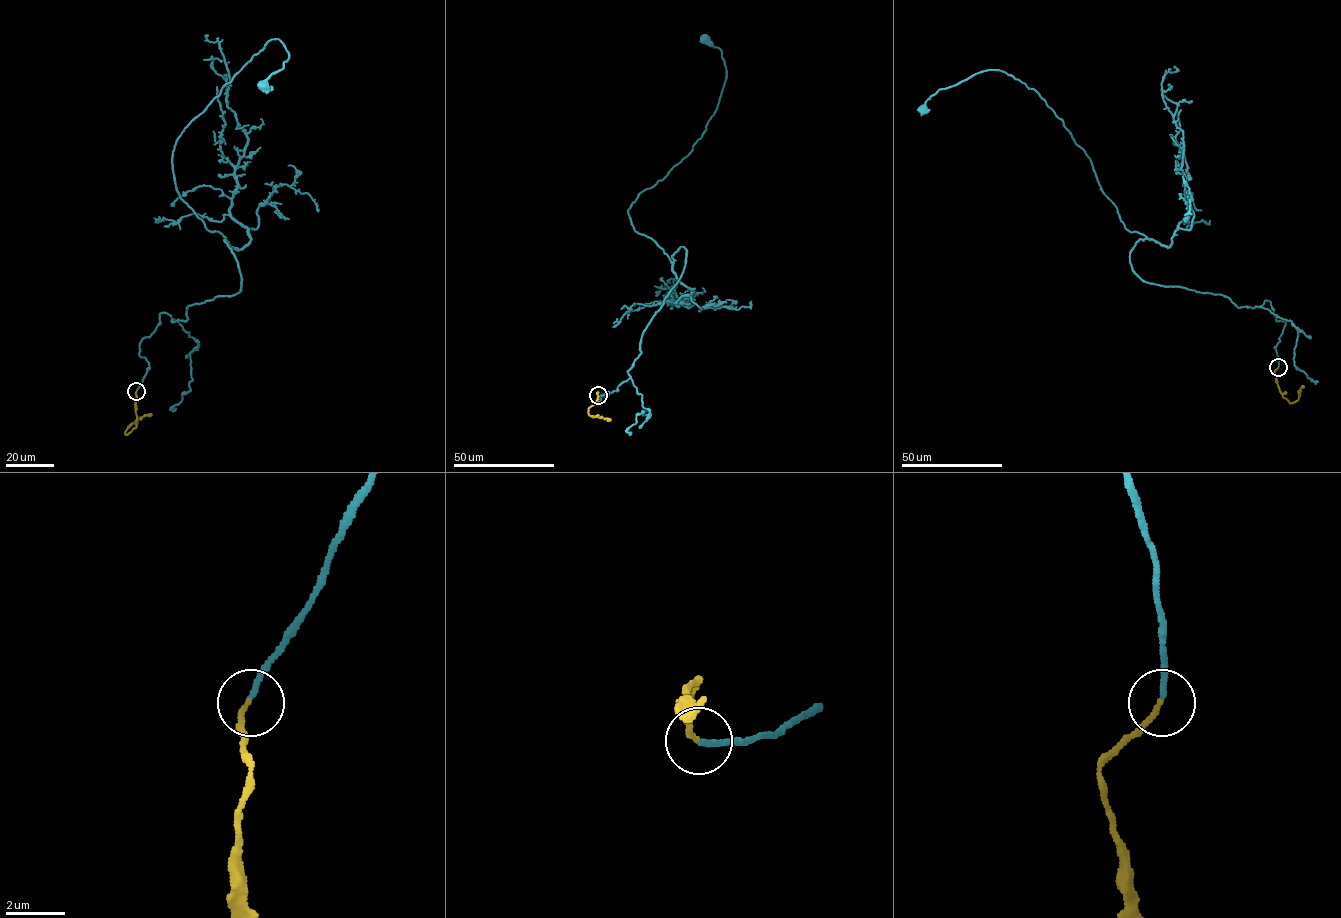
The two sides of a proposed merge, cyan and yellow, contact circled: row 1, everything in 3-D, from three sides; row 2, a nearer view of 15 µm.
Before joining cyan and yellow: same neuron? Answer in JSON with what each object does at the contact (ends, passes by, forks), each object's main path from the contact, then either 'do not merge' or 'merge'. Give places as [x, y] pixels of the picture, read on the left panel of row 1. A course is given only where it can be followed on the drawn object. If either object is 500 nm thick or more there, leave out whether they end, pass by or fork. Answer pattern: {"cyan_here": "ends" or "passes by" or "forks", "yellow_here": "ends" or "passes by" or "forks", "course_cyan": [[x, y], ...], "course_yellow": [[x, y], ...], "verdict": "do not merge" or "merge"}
{"cyan_here": "ends", "yellow_here": "ends", "course_cyan": [[136, 391], [160, 313], [240, 290], [181, 198], [175, 143], [278, 39], [263, 89]], "course_yellow": [[136, 391], [136, 427], [125, 434], [133, 422], [152, 414]], "verdict": "merge"}

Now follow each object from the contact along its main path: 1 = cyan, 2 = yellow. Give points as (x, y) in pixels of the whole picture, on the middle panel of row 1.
1: (598, 395), (629, 377), (683, 271), (686, 250), (672, 263), (628, 210), (716, 109), (726, 67), (705, 39)
2: (598, 395), (597, 391), (597, 400), (588, 408), (588, 414), (611, 420)

